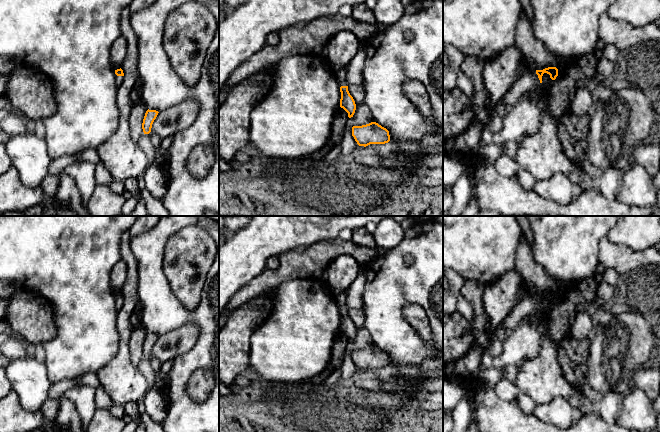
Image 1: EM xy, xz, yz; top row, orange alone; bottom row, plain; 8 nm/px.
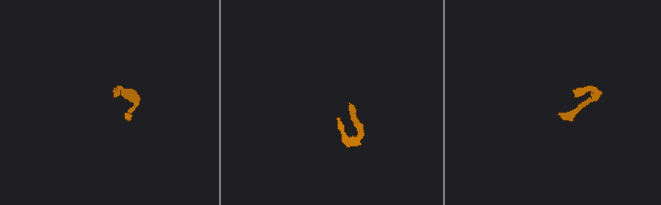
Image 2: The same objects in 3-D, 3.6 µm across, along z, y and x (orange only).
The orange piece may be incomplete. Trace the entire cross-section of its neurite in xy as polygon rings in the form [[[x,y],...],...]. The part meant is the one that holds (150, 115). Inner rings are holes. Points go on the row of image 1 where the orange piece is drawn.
[[[147,110],[143,119],[142,129],[144,134],[149,134],[151,132],[152,124],[158,115],[156,110]]]

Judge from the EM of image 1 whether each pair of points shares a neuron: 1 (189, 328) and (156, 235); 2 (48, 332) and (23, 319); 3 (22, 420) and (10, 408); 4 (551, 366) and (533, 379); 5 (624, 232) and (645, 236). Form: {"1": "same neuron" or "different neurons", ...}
{"1": "different neurons", "2": "same neuron", "3": "same neuron", "4": "same neuron", "5": "same neuron"}

